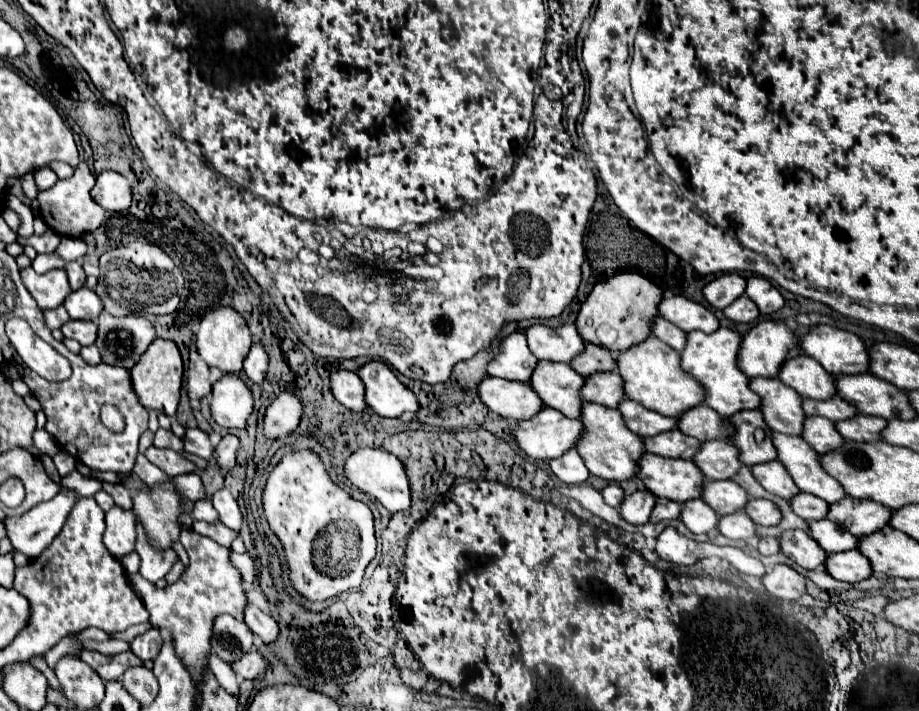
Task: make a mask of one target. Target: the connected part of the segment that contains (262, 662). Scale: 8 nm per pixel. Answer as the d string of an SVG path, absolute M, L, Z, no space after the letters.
M251 650L241 660L237 660L237 664L231 664L233 672L241 674L243 678L257 678L267 666L269 666L267 658L263 654L259 654L257 650Z

